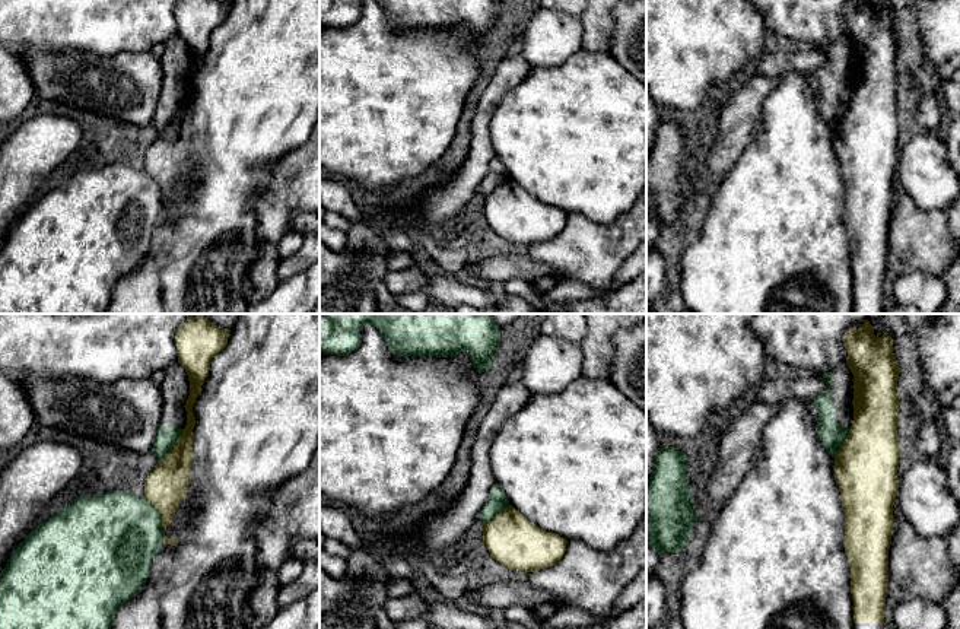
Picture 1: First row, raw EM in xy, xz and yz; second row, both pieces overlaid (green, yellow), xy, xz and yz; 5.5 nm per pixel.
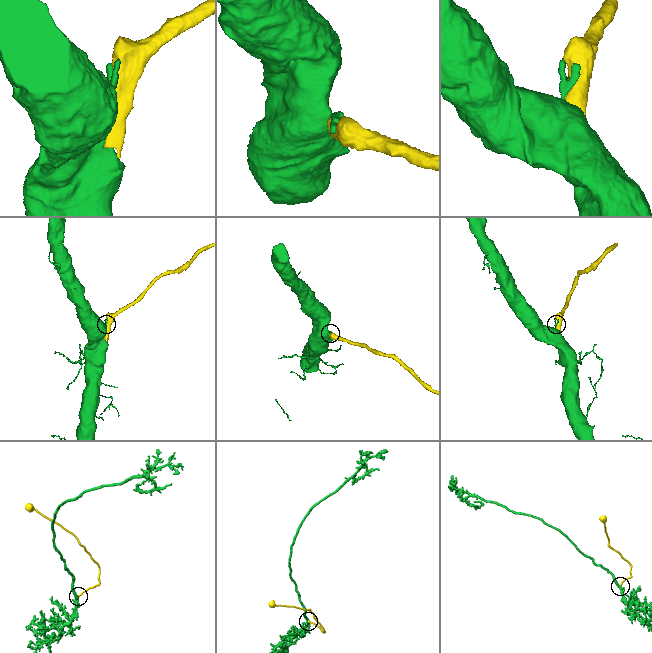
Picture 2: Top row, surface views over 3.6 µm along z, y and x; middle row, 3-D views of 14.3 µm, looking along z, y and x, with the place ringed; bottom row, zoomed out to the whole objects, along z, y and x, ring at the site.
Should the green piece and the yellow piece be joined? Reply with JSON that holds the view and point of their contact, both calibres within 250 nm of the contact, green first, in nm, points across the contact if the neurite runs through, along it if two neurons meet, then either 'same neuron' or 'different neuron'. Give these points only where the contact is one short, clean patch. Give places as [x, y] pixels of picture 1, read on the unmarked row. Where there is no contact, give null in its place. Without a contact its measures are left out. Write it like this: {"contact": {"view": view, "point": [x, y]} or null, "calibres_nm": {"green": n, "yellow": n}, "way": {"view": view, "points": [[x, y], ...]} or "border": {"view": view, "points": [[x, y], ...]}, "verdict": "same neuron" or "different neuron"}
{"contact": {"view": "xy", "point": [172, 118]}, "calibres_nm": {"green": 110, "yellow": 240}, "verdict": "different neuron"}

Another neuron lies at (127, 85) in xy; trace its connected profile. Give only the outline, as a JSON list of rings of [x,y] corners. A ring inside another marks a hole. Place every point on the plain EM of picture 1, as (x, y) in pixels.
[[[50,48],[20,58],[35,96],[44,101],[101,112],[139,127],[153,124],[163,70],[150,51],[99,57],[73,48]]]

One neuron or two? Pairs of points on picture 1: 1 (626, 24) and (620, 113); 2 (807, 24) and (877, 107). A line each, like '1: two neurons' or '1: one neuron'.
1: two neurons
2: two neurons

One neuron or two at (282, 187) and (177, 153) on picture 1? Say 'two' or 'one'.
two

